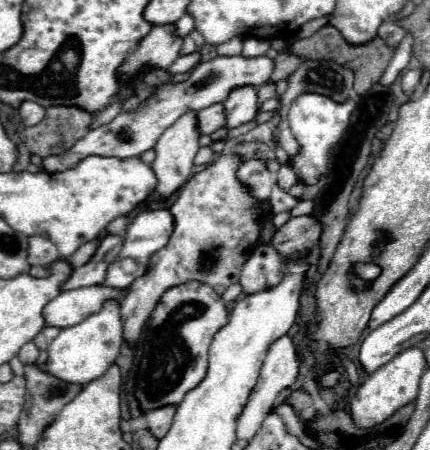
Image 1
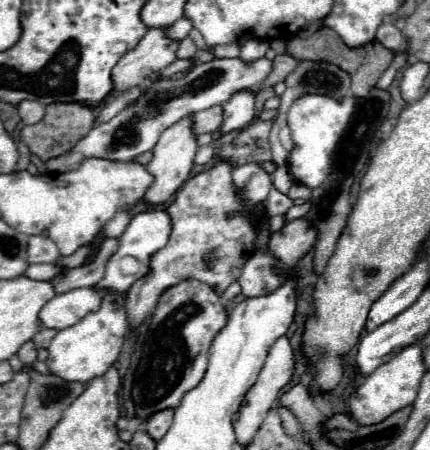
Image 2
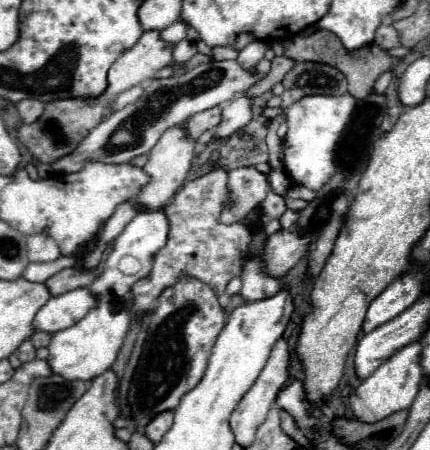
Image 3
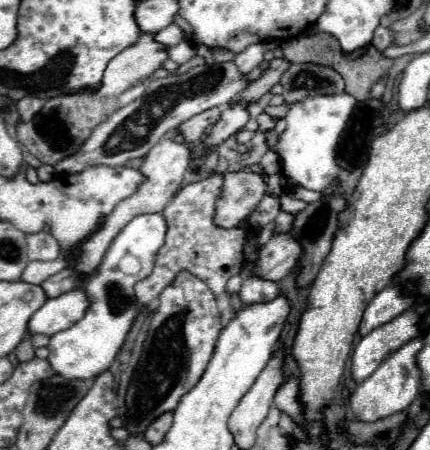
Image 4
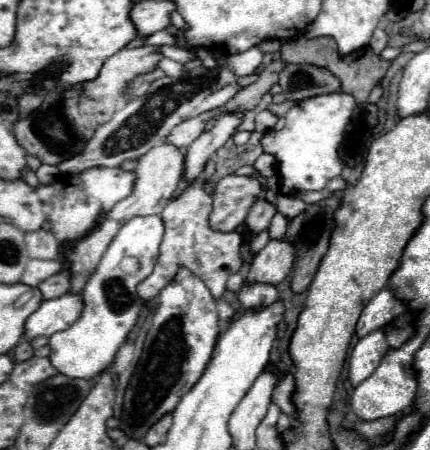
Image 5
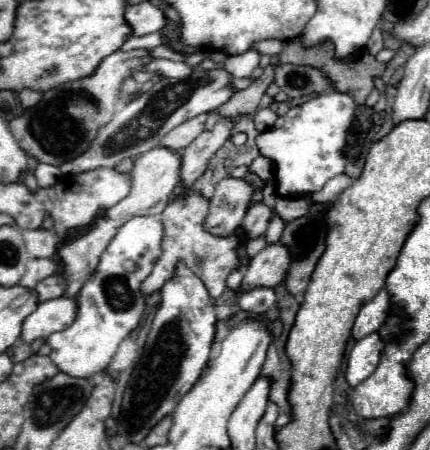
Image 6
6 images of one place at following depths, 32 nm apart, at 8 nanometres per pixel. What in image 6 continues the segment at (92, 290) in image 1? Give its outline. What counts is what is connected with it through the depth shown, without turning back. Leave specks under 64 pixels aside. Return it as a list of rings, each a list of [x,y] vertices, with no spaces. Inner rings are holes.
[[[60,296],[56,300],[40,302],[34,314],[30,314],[24,320],[20,338],[28,344],[38,338],[48,338],[52,332],[68,328],[74,316],[76,316],[76,302],[72,298]]]

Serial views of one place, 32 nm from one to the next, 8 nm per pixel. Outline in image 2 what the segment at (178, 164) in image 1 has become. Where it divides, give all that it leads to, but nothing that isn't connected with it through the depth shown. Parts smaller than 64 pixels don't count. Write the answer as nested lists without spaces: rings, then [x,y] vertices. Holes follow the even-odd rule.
[[[184,118],[180,122],[176,122],[174,126],[170,126],[158,140],[158,144],[152,148],[152,160],[146,164],[146,170],[154,176],[154,182],[150,184],[150,188],[146,190],[146,194],[142,196],[142,200],[150,206],[158,206],[158,204],[166,204],[176,192],[178,188],[188,180],[188,174],[192,170],[194,164],[194,154],[196,154],[196,136],[192,134],[192,122],[190,118]]]

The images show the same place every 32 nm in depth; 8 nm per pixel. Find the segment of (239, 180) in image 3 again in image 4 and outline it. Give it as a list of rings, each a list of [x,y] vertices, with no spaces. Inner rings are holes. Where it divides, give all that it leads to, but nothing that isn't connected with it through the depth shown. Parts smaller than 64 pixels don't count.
[[[230,172],[224,176],[220,196],[216,200],[214,224],[220,228],[234,228],[242,224],[250,210],[264,198],[266,184],[260,174]]]

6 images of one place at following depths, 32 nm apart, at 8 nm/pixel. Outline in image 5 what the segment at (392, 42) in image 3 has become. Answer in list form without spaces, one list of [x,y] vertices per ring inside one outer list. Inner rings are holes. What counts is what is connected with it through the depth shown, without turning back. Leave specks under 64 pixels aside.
[[[376,28],[374,30],[374,34],[372,34],[372,38],[370,38],[370,50],[374,52],[374,54],[380,54],[384,48],[386,48],[386,40],[388,40],[388,36],[386,36],[386,32],[382,30],[382,28]]]

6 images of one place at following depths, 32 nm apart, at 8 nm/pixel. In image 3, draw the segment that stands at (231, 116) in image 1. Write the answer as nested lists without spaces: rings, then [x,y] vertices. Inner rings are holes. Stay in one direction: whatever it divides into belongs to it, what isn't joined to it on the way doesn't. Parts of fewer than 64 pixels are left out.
[[[238,96],[236,100],[222,106],[222,120],[214,128],[214,140],[224,140],[230,134],[242,130],[252,118],[252,100],[246,96]]]

